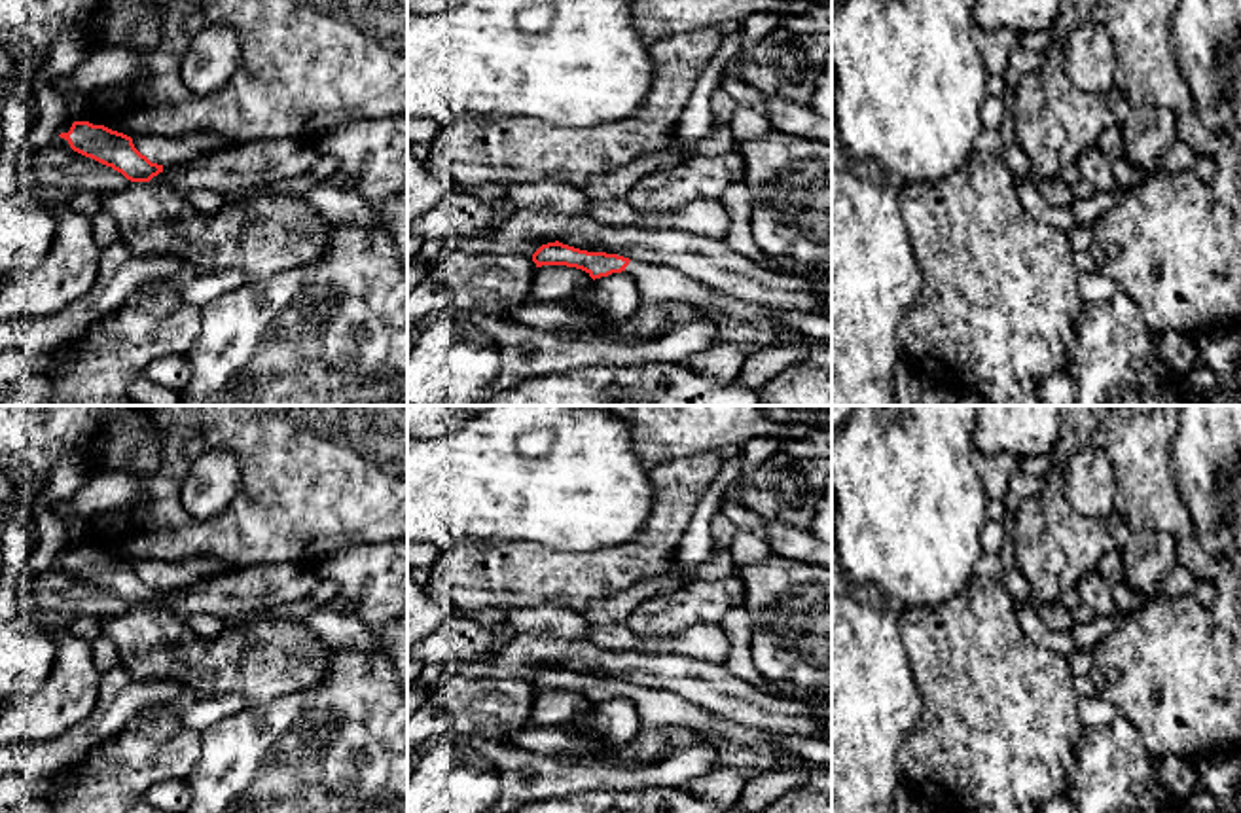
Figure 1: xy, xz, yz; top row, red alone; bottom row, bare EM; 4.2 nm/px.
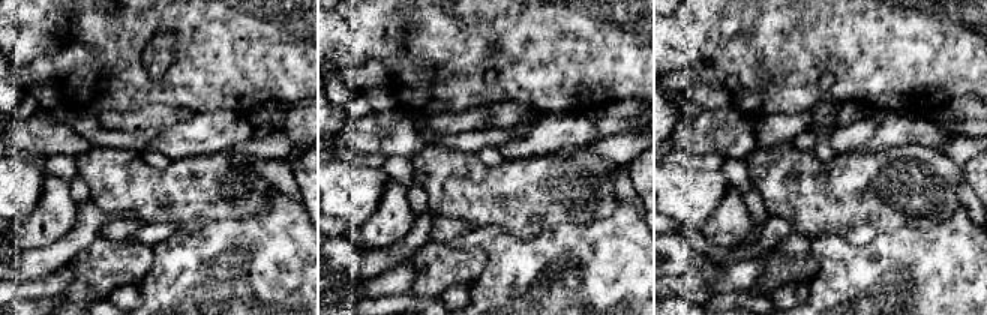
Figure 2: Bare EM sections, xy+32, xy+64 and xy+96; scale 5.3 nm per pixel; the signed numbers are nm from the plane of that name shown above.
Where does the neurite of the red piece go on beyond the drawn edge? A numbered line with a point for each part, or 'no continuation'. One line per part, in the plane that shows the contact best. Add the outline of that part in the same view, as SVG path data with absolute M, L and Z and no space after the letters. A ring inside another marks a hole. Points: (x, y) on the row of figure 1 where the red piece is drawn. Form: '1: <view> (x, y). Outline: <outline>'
1: xz (664, 285). Outline: M631 260L625 267L625 273L635 279L644 301L663 305L690 303L709 315L728 315L743 320L764 316L775 318L792 324L805 337L817 341L832 339L830 316L801 311L779 311L760 303L745 301L716 288L705 286L667 265L646 265Z

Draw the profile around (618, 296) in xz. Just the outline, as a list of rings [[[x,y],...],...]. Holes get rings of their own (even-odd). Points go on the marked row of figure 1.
[[[621,271],[595,279],[591,284],[591,301],[620,322],[635,315],[644,299],[635,279]]]

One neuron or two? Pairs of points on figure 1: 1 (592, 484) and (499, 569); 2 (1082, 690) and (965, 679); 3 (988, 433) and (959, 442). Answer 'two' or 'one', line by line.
1: two
2: two
3: two

